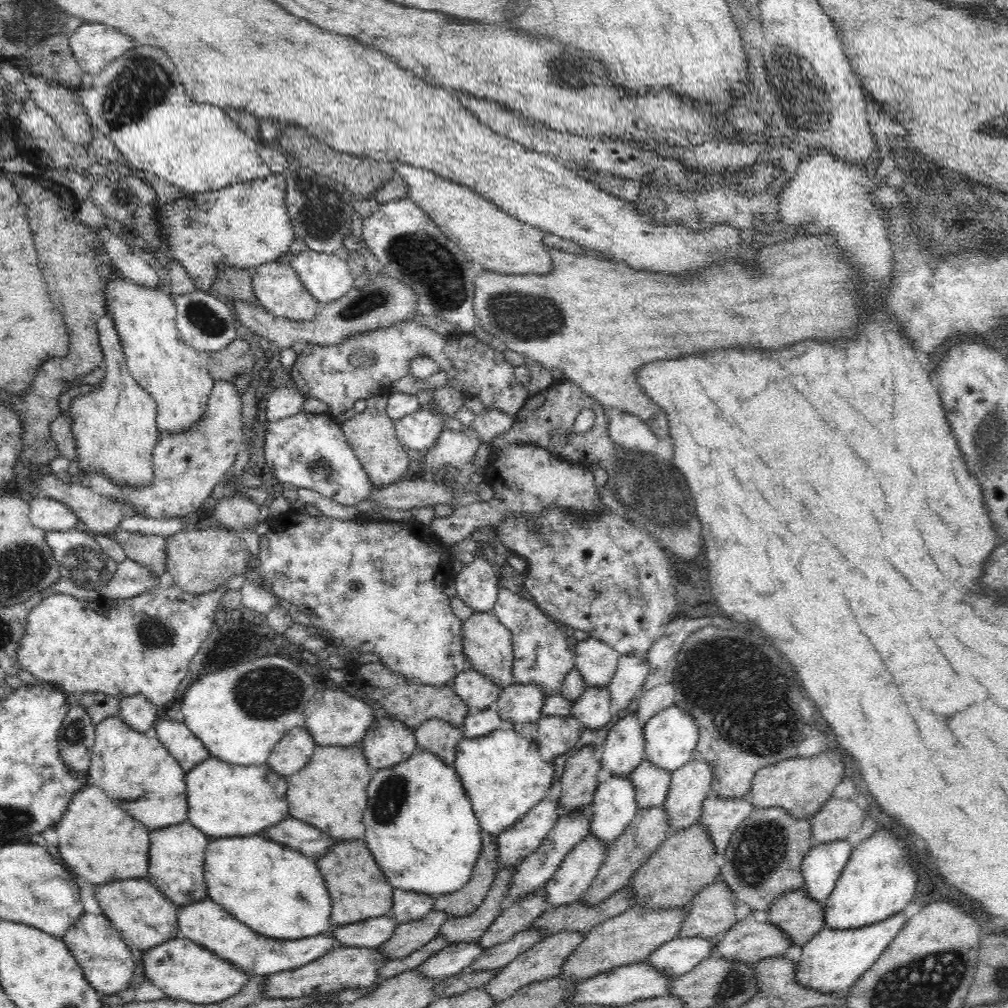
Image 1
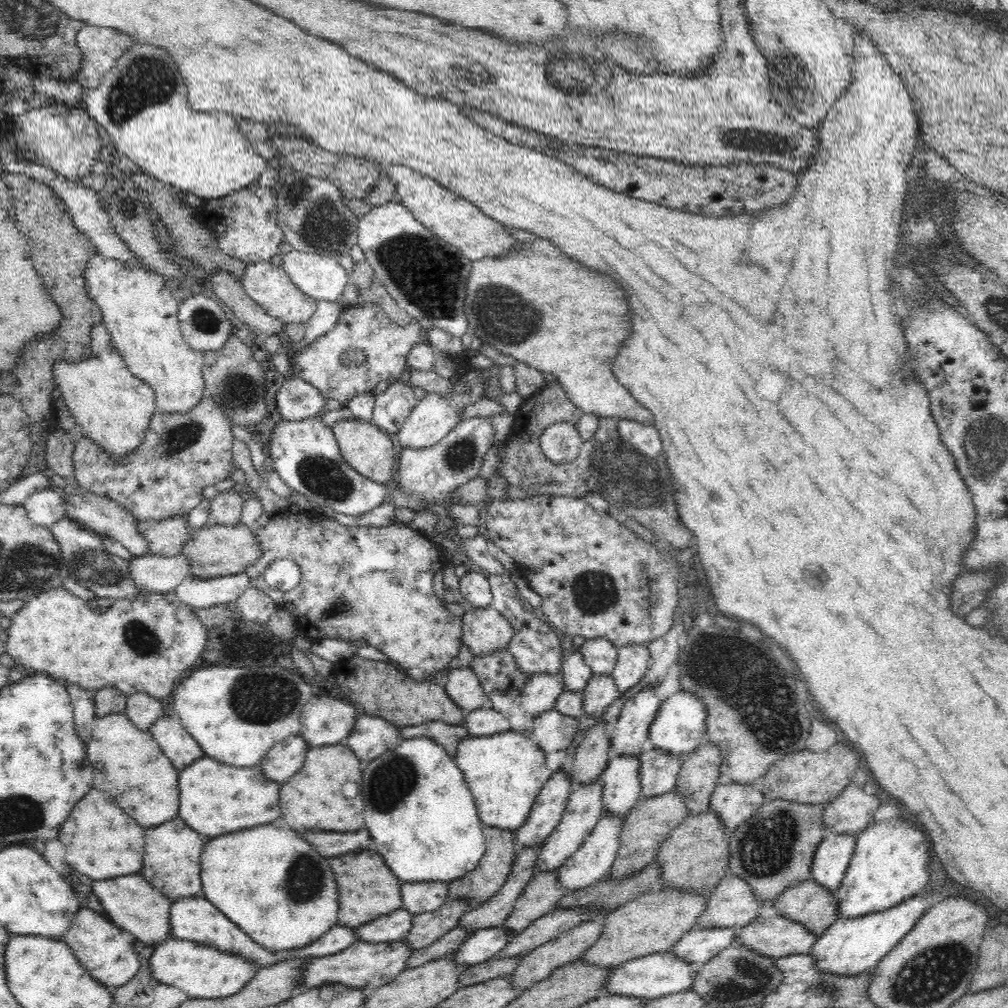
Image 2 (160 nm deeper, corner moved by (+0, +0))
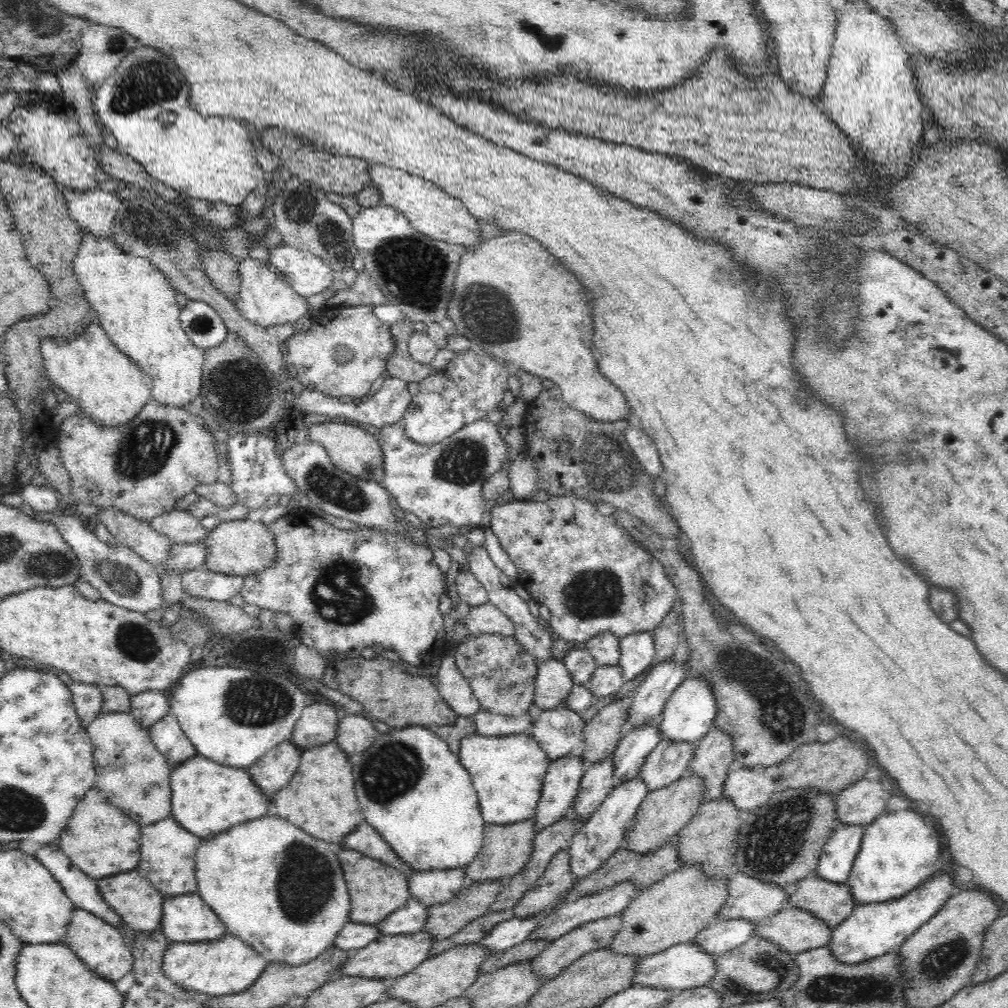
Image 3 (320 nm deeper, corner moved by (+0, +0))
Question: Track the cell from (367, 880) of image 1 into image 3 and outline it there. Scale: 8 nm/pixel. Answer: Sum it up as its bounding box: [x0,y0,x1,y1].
[336,846,411,925]

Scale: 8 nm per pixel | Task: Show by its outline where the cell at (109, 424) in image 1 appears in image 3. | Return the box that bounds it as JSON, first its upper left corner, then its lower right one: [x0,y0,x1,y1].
[39,322,152,427]

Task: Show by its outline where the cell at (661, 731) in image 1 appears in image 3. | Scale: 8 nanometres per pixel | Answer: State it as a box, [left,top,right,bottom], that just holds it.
[660,675,716,744]

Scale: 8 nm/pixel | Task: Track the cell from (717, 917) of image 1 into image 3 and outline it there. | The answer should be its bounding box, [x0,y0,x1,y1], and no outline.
[717,871,789,926]

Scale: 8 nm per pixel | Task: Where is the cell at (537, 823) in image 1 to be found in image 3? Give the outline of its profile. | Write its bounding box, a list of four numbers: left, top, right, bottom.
[534,753,586,832]

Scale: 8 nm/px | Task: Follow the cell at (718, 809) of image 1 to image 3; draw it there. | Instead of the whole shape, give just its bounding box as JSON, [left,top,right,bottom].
[722,766,778,812]

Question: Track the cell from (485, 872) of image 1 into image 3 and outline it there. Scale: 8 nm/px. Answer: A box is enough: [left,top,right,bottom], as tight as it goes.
[464,817,536,885]

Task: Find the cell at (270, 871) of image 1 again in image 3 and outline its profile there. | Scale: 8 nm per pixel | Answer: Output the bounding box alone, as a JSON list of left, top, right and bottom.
[195,815,352,966]

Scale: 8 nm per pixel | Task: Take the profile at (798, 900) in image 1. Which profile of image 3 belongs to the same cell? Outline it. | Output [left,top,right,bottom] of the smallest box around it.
[789,874,857,929]

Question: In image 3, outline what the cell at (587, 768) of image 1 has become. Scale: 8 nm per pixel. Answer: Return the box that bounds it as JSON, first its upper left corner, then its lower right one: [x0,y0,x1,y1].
[582,699,629,766]

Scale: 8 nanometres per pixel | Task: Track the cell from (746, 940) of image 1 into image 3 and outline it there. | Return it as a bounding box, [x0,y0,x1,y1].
[754,900,832,955]

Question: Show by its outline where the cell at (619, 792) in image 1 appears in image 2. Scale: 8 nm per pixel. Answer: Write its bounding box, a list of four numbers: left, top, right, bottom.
[600,754,641,817]

